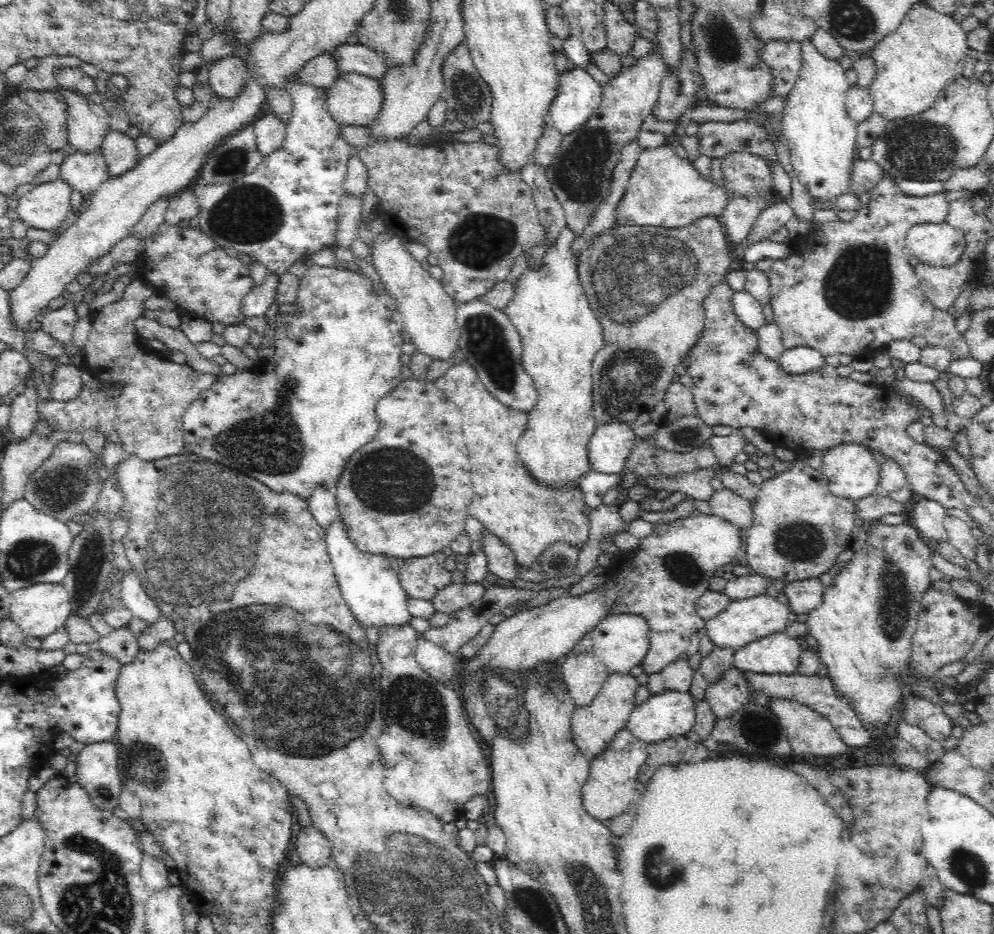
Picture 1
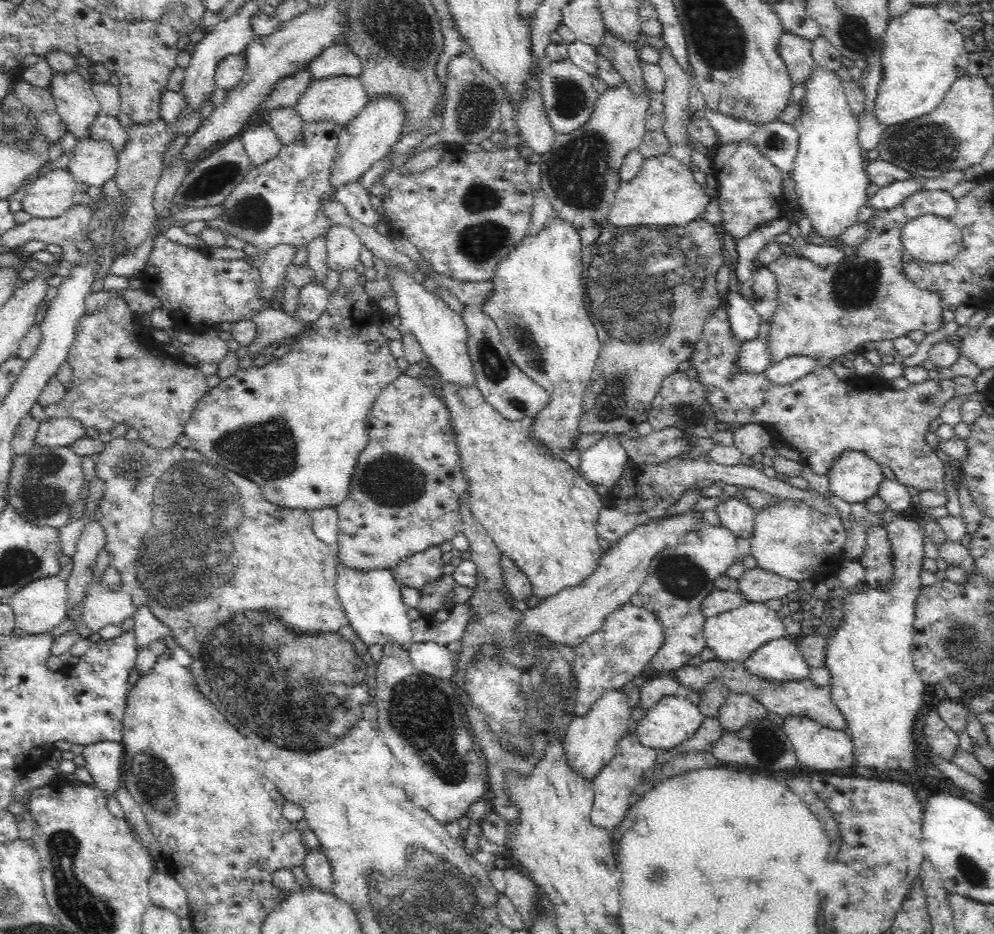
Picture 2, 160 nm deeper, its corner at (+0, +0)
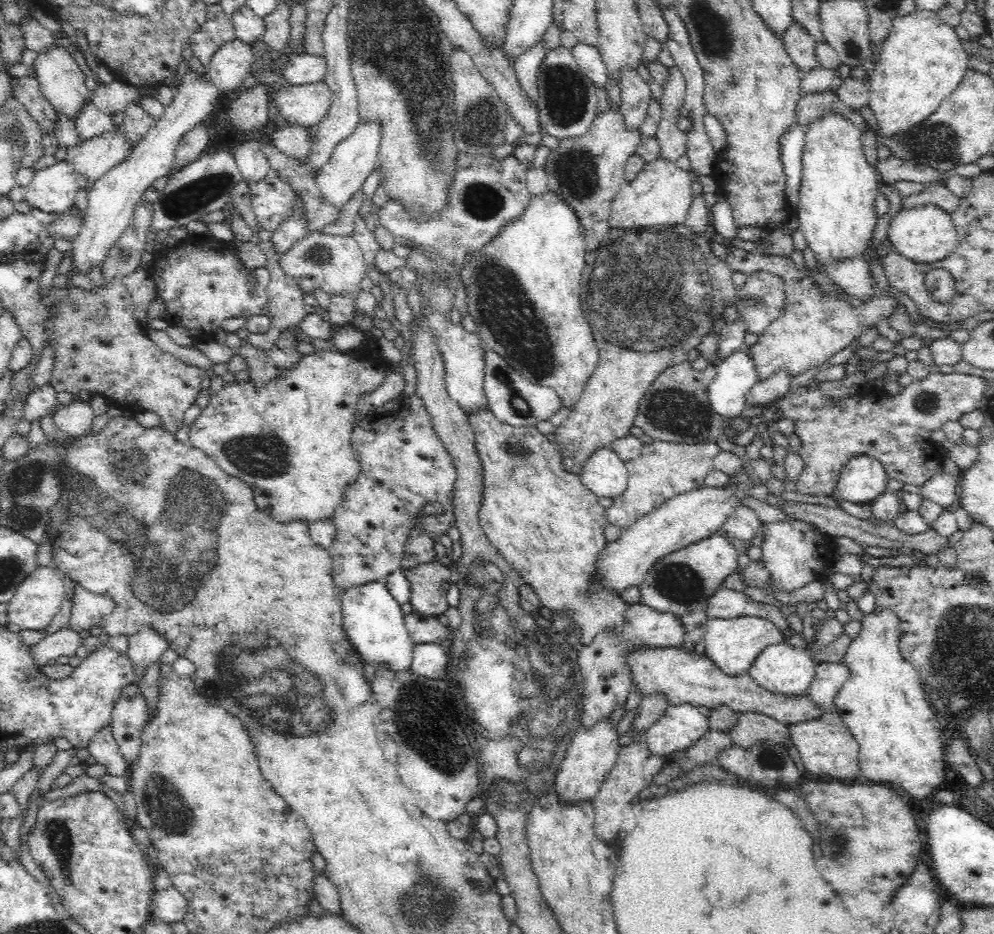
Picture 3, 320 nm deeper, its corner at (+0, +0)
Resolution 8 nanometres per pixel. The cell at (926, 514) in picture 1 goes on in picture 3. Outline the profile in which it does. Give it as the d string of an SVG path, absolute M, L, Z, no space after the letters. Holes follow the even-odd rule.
M943 469L934 474L930 480L921 484L921 496L940 503L945 509L957 500L956 486L958 486L958 479L962 476L961 469L952 470L952 472L945 472Z

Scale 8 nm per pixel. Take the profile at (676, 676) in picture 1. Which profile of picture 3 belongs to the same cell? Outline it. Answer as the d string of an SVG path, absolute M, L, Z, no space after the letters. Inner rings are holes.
M660 694L643 698L628 728L630 737L634 737L634 740L645 740L646 731L666 712L668 705L666 698Z

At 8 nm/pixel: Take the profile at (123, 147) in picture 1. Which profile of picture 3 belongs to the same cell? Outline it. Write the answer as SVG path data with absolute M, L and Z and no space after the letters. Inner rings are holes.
M87 99L84 106L80 108L78 115L72 118L80 141L91 140L94 136L102 134L102 132L108 132L108 130L118 127L112 123L110 117L111 115L100 112L91 99Z

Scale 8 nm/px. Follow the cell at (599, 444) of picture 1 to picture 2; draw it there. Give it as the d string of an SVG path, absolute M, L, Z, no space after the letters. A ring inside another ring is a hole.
M602 438L580 452L578 472L589 485L610 489L626 474L629 467L623 438Z

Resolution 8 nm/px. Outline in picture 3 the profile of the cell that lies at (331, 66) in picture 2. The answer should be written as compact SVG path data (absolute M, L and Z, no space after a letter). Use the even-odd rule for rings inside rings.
M302 53L302 56L288 56L284 60L284 72L281 78L285 84L302 86L324 81L327 70L325 59Z

